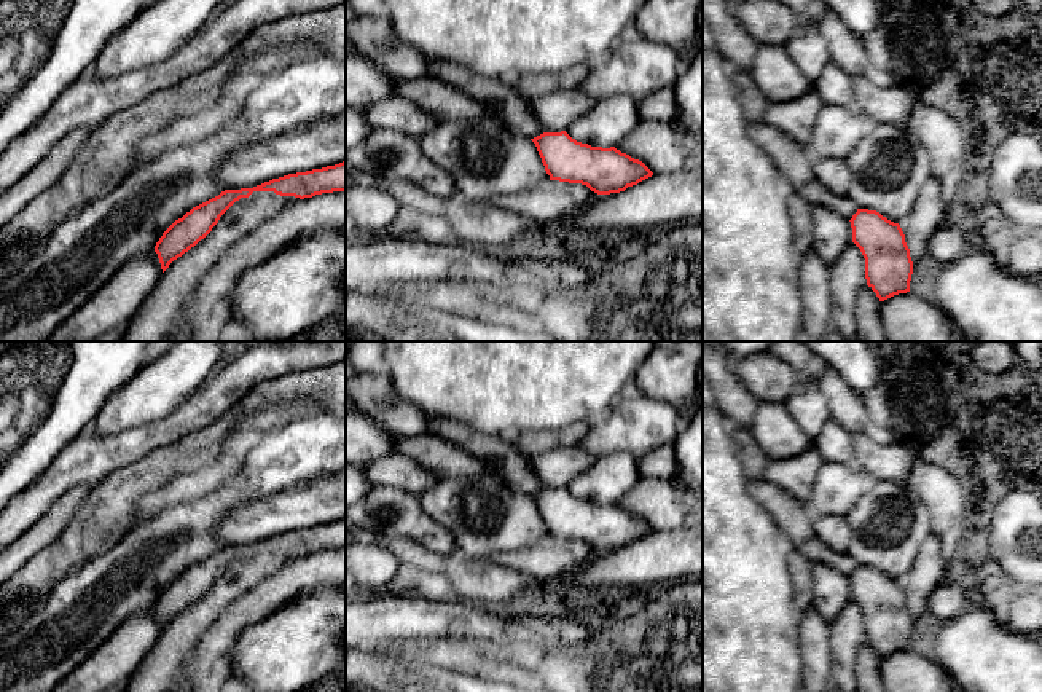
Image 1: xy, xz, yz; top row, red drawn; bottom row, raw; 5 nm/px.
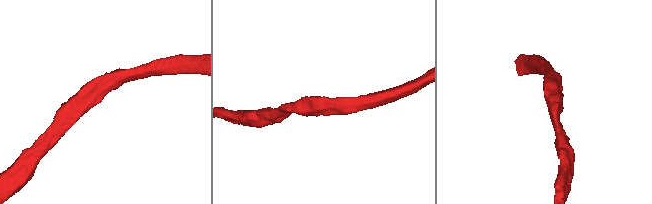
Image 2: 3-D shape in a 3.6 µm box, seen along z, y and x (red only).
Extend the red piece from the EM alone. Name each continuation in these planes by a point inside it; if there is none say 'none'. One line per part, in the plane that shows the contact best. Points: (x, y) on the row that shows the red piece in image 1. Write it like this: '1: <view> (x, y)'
none

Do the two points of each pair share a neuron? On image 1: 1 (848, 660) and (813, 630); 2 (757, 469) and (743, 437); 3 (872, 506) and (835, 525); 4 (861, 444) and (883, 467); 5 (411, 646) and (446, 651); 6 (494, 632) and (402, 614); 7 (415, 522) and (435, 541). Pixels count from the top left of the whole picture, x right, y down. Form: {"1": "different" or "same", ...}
{"1": "different", "2": "same", "3": "different", "4": "same", "5": "same", "6": "same", "7": "same"}

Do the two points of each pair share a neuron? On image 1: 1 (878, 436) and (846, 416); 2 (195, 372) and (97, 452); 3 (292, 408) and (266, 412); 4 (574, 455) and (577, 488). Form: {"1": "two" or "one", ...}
{"1": "one", "2": "two", "3": "one", "4": "two"}

